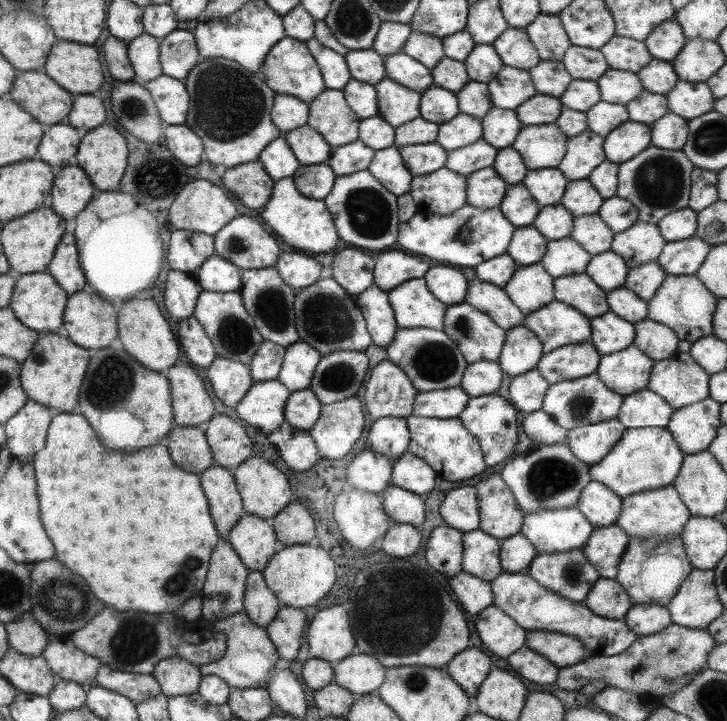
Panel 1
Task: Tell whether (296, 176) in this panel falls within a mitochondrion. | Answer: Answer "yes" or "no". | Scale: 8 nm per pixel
no

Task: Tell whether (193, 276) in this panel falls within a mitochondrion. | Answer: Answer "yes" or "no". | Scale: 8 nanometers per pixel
no

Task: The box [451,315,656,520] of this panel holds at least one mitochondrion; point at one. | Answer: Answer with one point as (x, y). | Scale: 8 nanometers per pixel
(549, 476)

